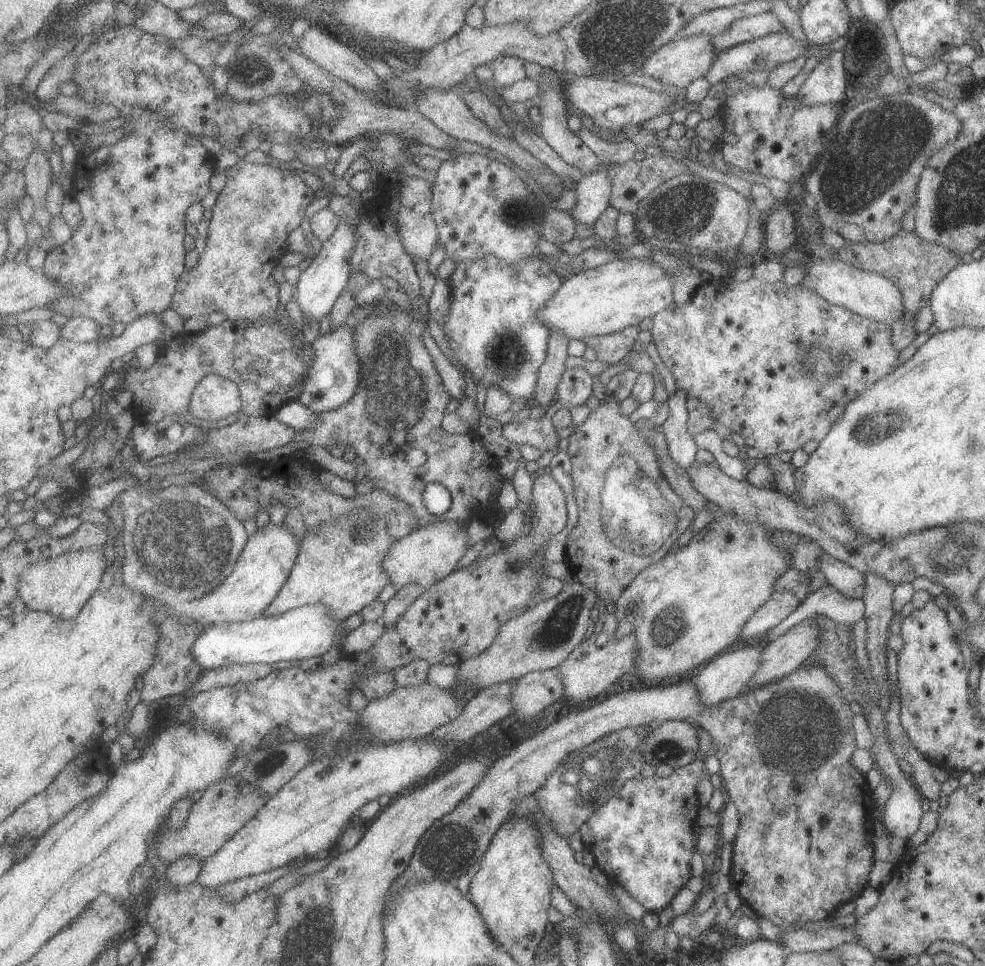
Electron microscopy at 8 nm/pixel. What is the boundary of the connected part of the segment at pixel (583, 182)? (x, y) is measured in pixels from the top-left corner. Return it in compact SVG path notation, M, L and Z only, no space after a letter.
M601 162L599 170L589 176L584 176L579 181L576 190L576 205L572 214L581 224L593 226L608 205L611 182L607 178L608 162Z

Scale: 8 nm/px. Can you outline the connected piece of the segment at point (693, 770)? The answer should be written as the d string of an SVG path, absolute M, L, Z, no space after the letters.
M696 758L682 767L673 768L667 777L657 774L642 778L631 777L621 789L590 814L589 820L581 826L580 834L584 848L596 856L596 872L602 879L620 885L646 911L659 912L669 906L671 898L685 887L691 877L689 862L691 854L696 851L693 838L697 811L696 786L701 778L709 776L704 760Z

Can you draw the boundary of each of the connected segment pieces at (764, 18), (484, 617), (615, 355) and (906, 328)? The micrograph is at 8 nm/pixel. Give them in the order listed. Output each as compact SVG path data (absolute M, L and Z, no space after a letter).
M767 12L759 16L748 16L741 18L741 20L735 20L729 26L729 30L713 36L711 46L713 46L713 52L716 55L731 46L780 32L786 32L783 24L779 22L779 18L775 14Z
M551 475L535 477L533 510L528 521L528 527L533 528L527 536L521 536L513 542L503 542L503 548L483 560L475 560L471 566L463 566L453 571L447 578L437 582L417 598L411 608L401 616L395 626L385 628L385 634L377 640L377 644L367 652L373 658L377 670L399 670L419 659L427 660L430 664L458 665L466 658L475 658L484 650L491 650L495 638L502 633L502 626L513 618L525 614L533 608L533 598L541 590L541 582L549 576L544 575L543 568L547 564L544 558L549 539L565 530L569 512L567 512L567 496L561 484Z
M627 326L618 333L601 336L591 336L584 341L586 348L595 352L595 361L605 362L605 366L611 366L621 360L634 348L636 348L638 326Z
M902 228L897 230L895 236L887 238L883 242L853 244L852 241L845 241L845 247L833 250L833 252L835 252L835 259L846 262L859 270L875 271L890 280L893 286L899 290L903 314L890 324L891 342L897 352L911 344L917 336L913 316L921 308L928 306L934 286L939 284L950 270L967 260L967 257L961 257L959 254L947 250L947 246L923 242L914 231L905 232Z

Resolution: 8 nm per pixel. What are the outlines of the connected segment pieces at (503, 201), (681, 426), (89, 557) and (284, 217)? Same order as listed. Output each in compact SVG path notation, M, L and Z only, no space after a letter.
M476 153L447 159L441 164L434 182L433 202L440 244L457 264L491 254L517 264L541 254L539 240L542 239L545 207L535 192L527 190L527 182L523 182L516 168Z
M675 388L675 392L665 400L669 407L669 416L660 425L663 428L667 452L669 452L671 460L685 471L685 468L689 468L695 462L694 458L698 450L686 427L687 394L681 392L679 388Z
M104 548L77 550L61 554L57 558L49 558L39 564L31 564L19 580L20 596L28 609L43 610L58 618L75 620L89 598L99 589L103 574L110 570L111 562L105 558L104 551Z
M243 159L238 160L234 166L226 170L226 186L218 194L215 205L212 209L211 224L209 227L210 233L207 236L207 244L200 255L199 266L193 270L187 270L183 277L179 280L179 286L172 302L172 308L177 310L181 316L192 318L201 316L202 314L209 315L212 312L222 312L227 318L233 321L247 320L248 322L264 321L264 319L276 318L277 308L280 302L280 284L275 282L273 278L273 270L287 252L290 251L290 236L303 224L305 216L307 216L307 208L311 206L311 202L315 198L315 191L313 191L297 174L291 174L285 167L273 167L261 163L249 163Z

